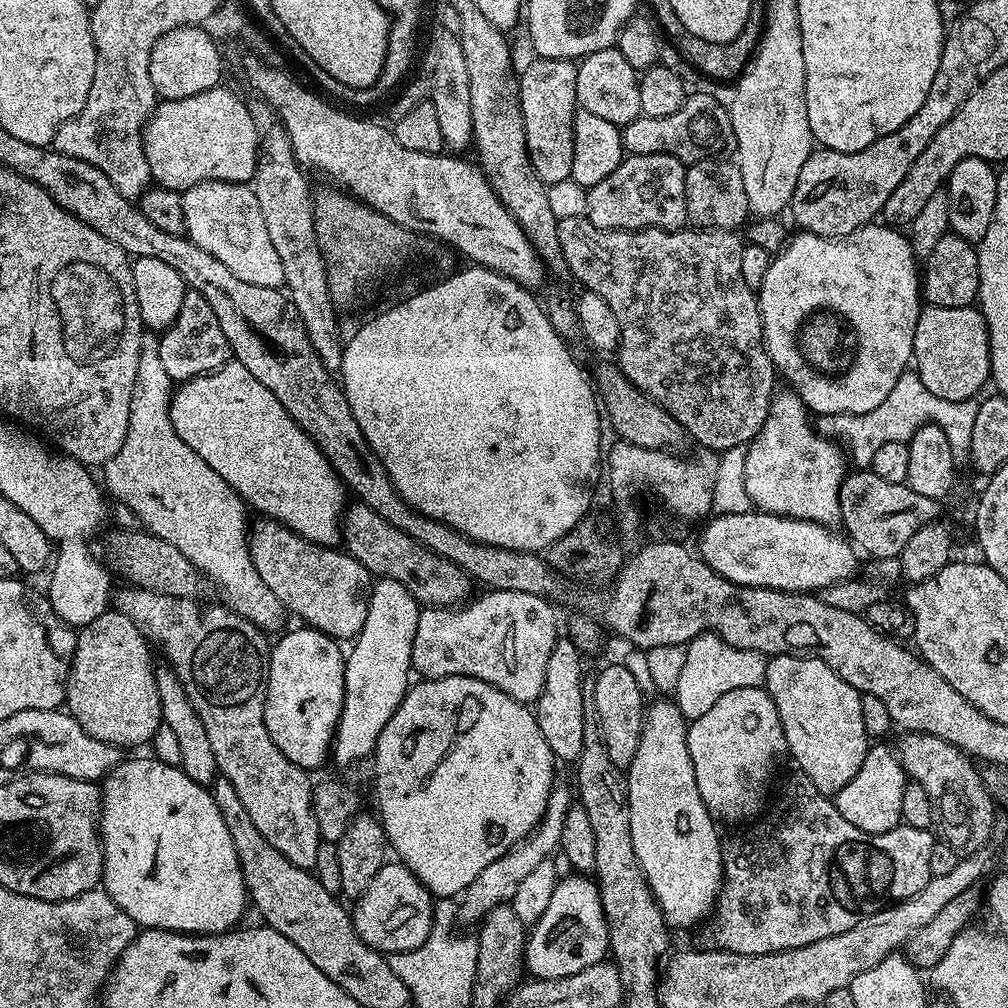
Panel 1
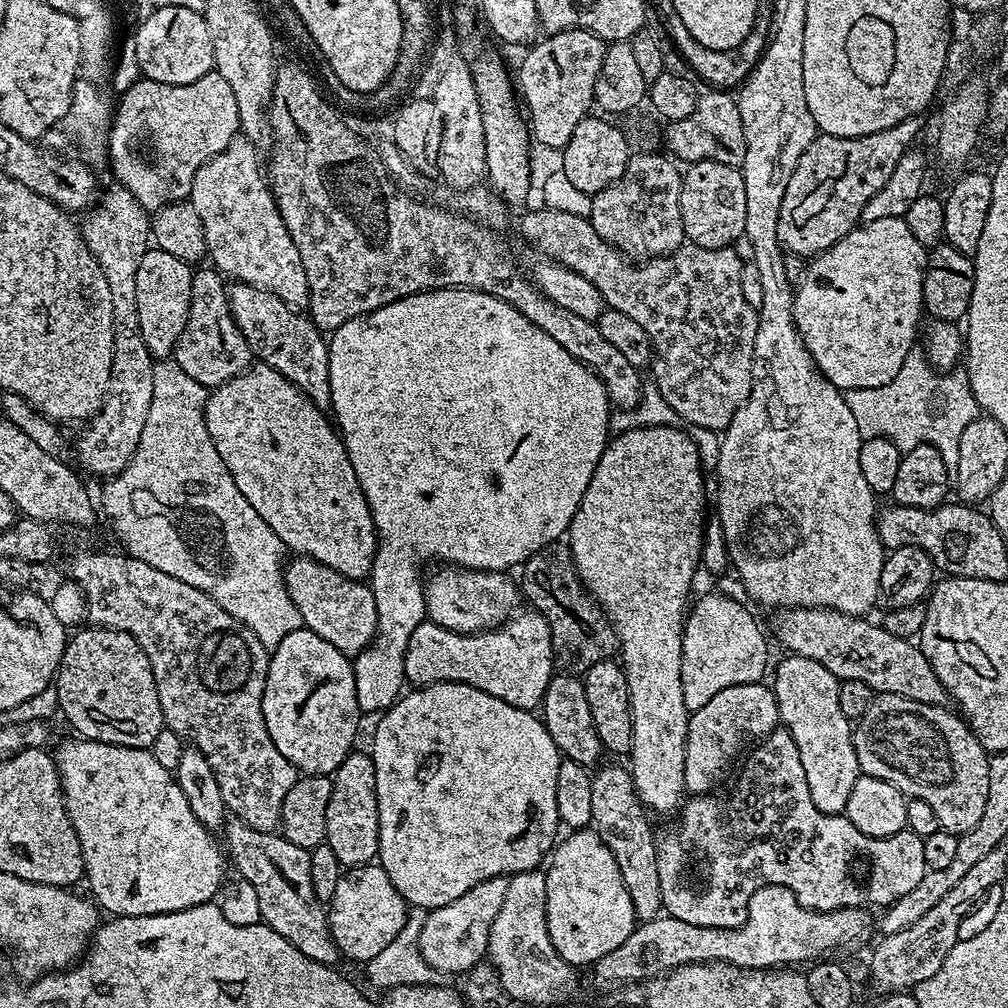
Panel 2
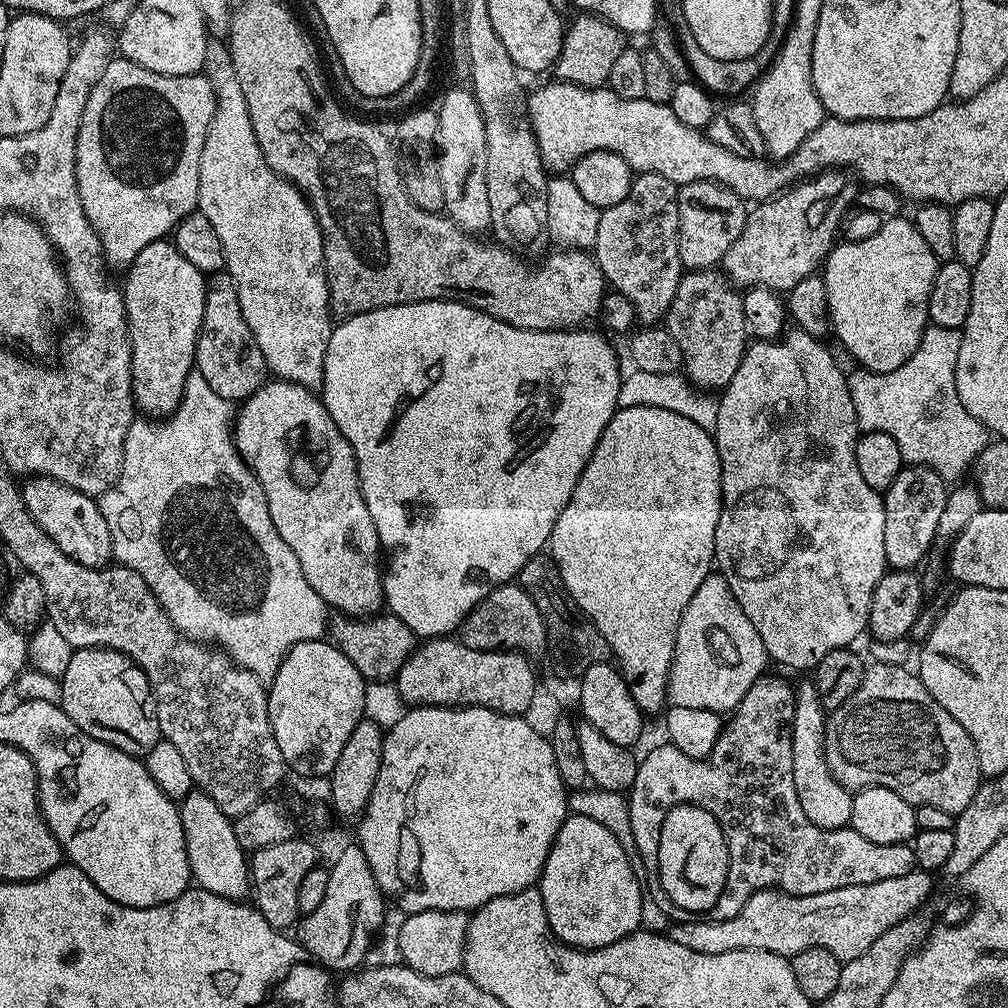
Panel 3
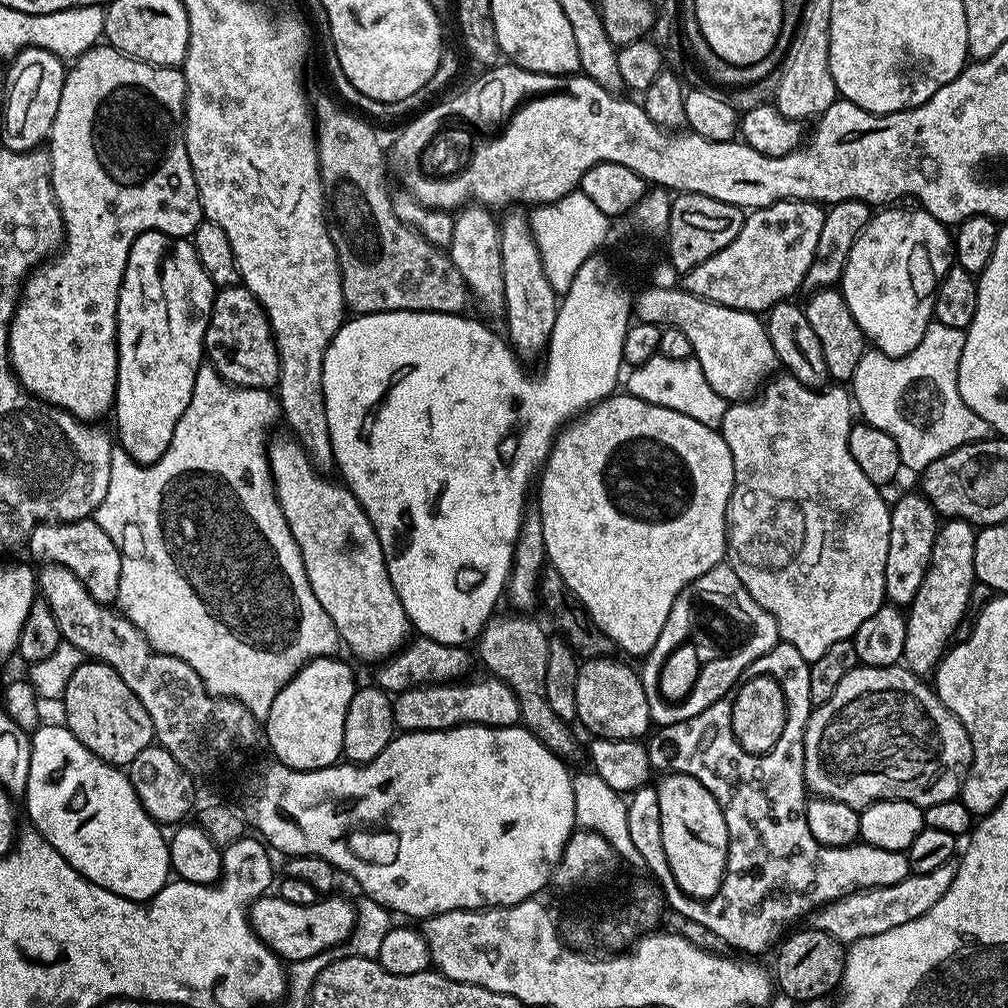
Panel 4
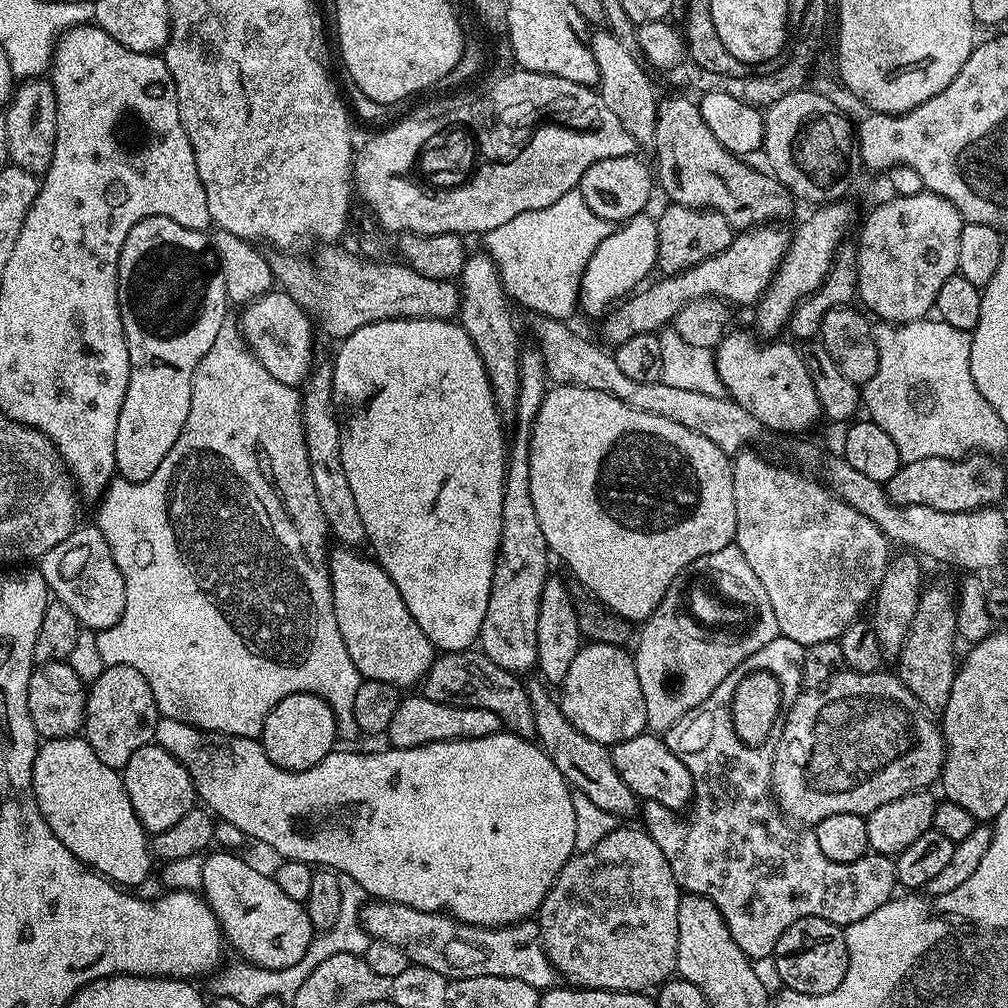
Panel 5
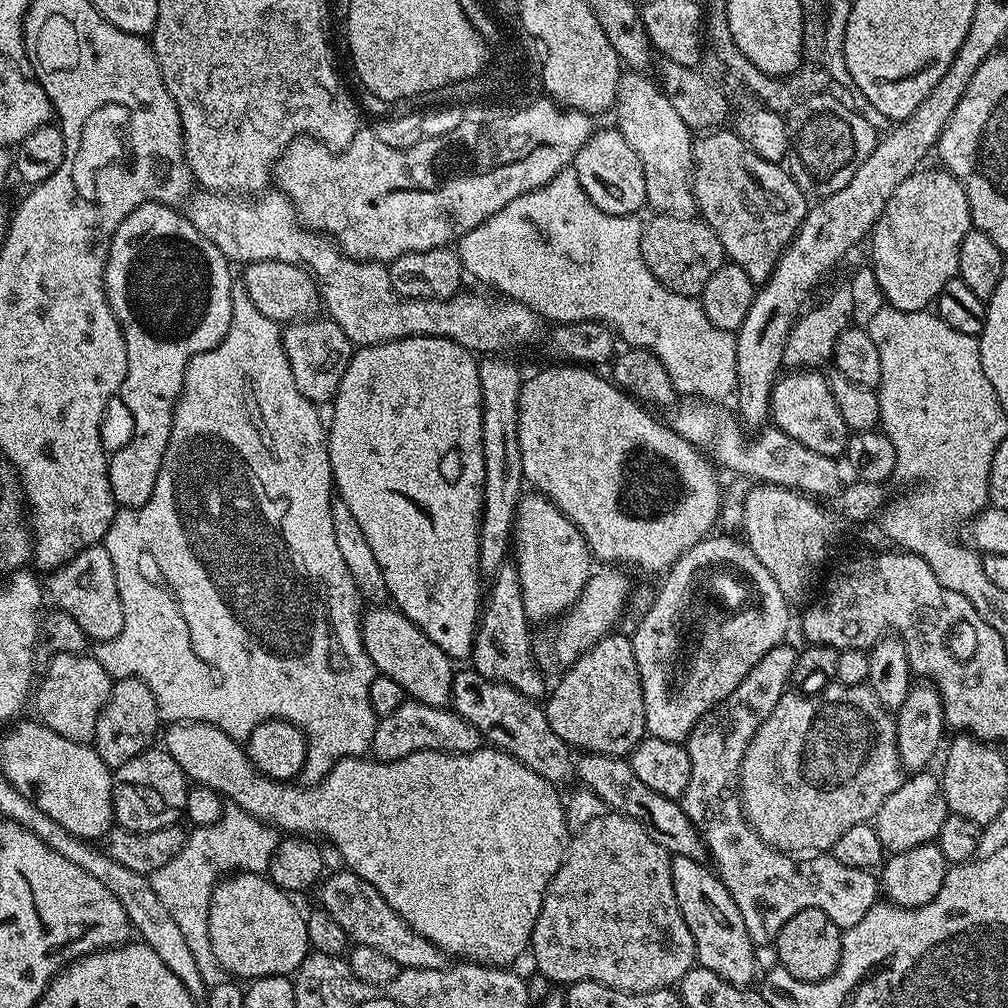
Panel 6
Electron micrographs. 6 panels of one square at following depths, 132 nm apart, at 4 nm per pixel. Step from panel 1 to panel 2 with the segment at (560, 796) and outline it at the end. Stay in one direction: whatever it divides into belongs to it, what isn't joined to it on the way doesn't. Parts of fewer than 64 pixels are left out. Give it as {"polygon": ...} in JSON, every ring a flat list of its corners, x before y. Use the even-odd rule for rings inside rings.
{"polygon":[[495,876,466,890,462,898,454,898,454,902,429,911,426,926,422,926,420,935,420,953,432,967,433,973,467,974,475,964,481,963,487,957,490,926,494,926,494,918,498,918,498,910,502,910,508,882,507,876]]}

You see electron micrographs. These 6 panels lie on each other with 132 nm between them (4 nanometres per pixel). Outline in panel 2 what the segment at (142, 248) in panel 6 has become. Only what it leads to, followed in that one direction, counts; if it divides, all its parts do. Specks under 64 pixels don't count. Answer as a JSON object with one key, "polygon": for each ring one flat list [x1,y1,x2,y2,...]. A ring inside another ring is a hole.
{"polygon":[[155,246,149,247,142,266,138,266,138,322,142,326,142,338,157,361,167,361,183,338,192,302,192,274,190,265]]}

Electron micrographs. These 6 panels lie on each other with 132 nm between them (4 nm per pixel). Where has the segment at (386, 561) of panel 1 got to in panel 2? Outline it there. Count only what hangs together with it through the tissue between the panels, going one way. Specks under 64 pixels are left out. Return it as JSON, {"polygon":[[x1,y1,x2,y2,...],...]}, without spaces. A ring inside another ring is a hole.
{"polygon":[[455,566,437,568,440,569,432,577,427,577,424,585,426,616,433,624,442,626,451,632,460,632,464,636,471,636,479,632,491,632,492,629,500,627,521,607,519,604,522,604,522,593,515,579,508,580,510,578,508,572,478,572,471,568]]}

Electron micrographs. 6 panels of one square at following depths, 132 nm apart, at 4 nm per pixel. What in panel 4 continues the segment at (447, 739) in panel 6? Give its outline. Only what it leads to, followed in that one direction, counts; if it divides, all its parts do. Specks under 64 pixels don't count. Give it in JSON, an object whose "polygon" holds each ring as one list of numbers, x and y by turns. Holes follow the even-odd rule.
{"polygon":[[487,678,488,680,476,680,473,684,468,682,453,682,450,684,426,684,422,688,411,688,399,693,393,699,394,722,400,732,433,732,434,730,446,730,457,728,463,724,481,724,491,728,514,728,521,723,518,698,501,680]]}

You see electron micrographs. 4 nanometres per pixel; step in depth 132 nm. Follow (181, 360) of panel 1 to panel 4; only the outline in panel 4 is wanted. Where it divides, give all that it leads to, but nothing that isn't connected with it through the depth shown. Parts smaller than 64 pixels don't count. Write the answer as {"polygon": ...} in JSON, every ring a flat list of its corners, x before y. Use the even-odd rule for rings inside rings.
{"polygon":[[224,286,217,291,204,335,204,351,207,363,228,384,238,388,272,390,280,383,280,355,276,349,276,338,264,308,248,288]]}

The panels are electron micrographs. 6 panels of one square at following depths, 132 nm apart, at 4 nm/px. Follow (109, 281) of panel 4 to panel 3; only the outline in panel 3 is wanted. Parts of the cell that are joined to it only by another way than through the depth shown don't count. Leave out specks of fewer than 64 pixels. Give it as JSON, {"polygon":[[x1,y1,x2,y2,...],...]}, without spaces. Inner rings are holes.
{"polygon":[[113,58,108,61,106,70,96,80,86,98,86,106,80,115,80,128,76,131,76,162,74,165,74,192,80,195,78,208,83,219,98,234,102,255,109,265,121,264,127,266,150,242,165,239,175,229,176,223,186,218,198,208,198,178,200,177,200,159,202,146,206,142,208,124,214,118,216,109,216,88,208,81,207,75,171,76,158,74,154,70,146,70,134,62,123,58]]}

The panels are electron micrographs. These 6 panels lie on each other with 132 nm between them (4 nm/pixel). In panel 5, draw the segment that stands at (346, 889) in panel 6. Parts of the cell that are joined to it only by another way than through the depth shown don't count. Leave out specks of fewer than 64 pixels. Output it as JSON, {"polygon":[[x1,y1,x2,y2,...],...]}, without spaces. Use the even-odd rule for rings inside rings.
{"polygon":[[373,899,362,909,364,932,374,940,390,942,406,954,409,965,434,970,434,974,462,978,518,978,526,986,547,990,557,983,558,973,548,961,544,943,540,941,539,923,531,919,519,924,505,924,503,928,480,928,439,912,414,910,405,904,392,904,388,900]]}

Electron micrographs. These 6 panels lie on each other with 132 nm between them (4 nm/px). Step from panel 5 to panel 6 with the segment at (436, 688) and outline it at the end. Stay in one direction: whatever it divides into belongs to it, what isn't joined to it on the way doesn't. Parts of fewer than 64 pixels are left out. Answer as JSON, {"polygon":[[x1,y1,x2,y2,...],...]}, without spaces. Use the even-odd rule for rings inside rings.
{"polygon":[[471,666,465,668,465,672,457,671,452,677,451,711,457,712,463,720,470,722,470,726,477,728,481,737,491,747,518,758,518,762,522,762,522,766,530,766,530,770,534,770,534,774,546,778,557,786,563,786,568,779,571,781,574,776,573,749,565,744,562,738,558,738,558,734,554,734,554,730,550,730,550,722,546,718,543,707,537,701,526,698,521,692,510,686,480,676,476,673,475,668]]}

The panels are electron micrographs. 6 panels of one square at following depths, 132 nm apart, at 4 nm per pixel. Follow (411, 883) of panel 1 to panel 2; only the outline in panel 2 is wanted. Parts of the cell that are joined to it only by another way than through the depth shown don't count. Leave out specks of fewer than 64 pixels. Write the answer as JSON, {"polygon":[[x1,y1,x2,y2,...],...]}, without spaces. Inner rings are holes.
{"polygon":[[379,863,347,869,340,877,338,890,334,890,332,903,326,908,334,947,341,957,367,962,394,942,398,930,406,926,409,907,402,894,394,890,394,882,390,882,386,870]]}

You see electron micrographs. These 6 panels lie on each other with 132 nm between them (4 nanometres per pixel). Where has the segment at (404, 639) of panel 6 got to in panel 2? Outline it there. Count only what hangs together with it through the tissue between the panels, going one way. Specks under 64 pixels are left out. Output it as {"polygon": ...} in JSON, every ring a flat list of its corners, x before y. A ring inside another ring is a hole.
{"polygon":[[257,363,249,368,244,375,232,380,231,383,223,384,221,388,215,389,208,397,208,407,204,412,206,428,210,430,210,438,218,450,218,454,222,454,222,462,226,462,226,470,230,470,238,490,242,490,242,494,246,494,246,502,250,502,250,506,254,506,254,510,258,510,258,514,262,514,262,522,266,522,266,526,270,526,270,530,274,530,274,534,278,534,285,549,296,556,308,556,312,560,318,561,322,566,336,570,338,574,342,574,346,578,364,582,372,575,372,564,376,560,378,551,376,527,372,521,370,506,362,494,358,474,354,474,354,466,350,462,348,451,338,428,329,417,327,420,324,415,321,408,305,392,300,391,286,378,282,378,282,374,278,374,278,370,262,363]]}

